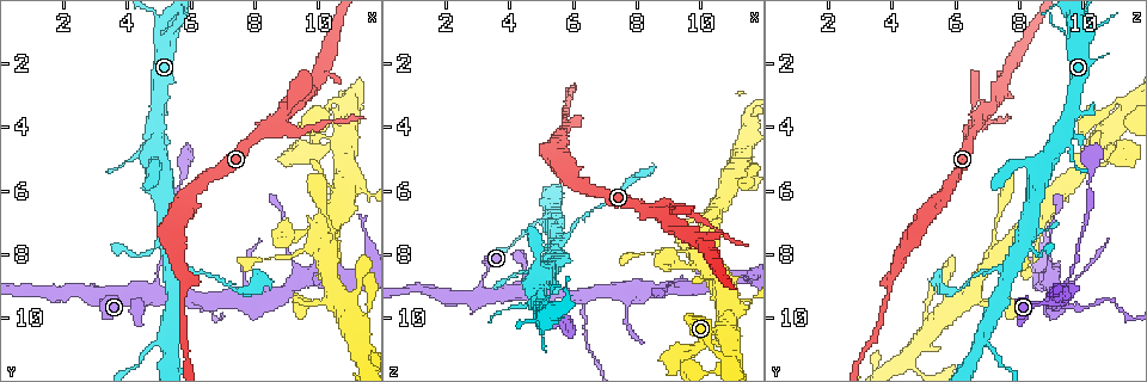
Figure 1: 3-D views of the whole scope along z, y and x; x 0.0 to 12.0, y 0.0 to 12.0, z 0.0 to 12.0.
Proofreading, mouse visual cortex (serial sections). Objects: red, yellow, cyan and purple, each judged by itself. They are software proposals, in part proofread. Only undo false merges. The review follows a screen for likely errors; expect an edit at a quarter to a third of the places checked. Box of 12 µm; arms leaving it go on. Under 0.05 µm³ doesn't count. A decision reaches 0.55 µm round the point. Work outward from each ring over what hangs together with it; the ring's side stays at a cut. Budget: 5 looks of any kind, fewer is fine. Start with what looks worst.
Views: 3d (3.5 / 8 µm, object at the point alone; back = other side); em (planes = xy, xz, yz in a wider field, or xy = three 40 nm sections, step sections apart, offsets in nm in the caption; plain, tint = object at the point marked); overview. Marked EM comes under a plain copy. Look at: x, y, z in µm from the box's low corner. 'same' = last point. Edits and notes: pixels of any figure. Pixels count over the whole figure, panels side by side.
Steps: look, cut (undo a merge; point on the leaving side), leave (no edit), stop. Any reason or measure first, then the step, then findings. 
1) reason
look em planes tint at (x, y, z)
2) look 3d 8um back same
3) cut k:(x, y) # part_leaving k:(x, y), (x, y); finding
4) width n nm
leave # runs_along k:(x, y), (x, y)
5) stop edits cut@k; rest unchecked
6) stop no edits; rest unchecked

thick turns thin
look 3d 3.5um at (6.1, 8.4, 7.1)

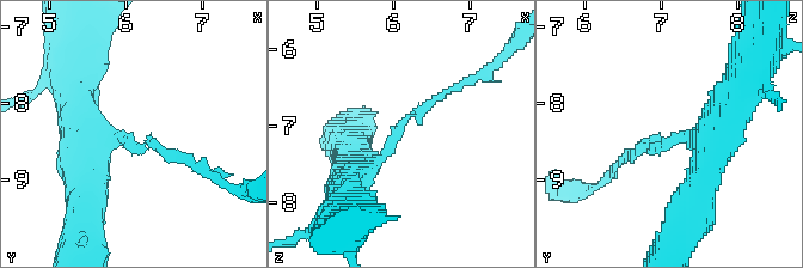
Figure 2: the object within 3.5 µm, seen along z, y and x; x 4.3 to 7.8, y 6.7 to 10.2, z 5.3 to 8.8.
arm_widths 100, 400 nm; need the tissue
look em planes tint at (6.05, 8.50, 7.15)

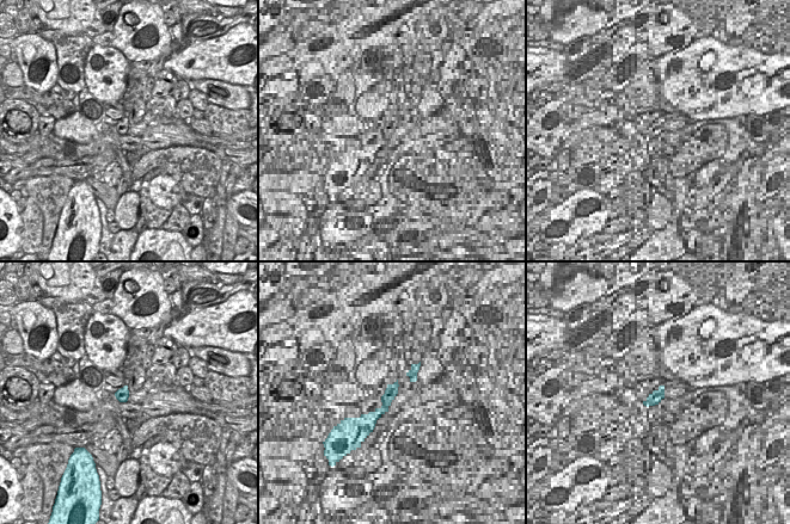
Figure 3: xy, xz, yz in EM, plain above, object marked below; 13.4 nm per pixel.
leave # runs_along 2:(348, 189), (403, 121), (451, 91); continuous, no second cell

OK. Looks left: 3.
sudden change in width
look 3d 3.5um at (4.9, 8.4, 9.6)

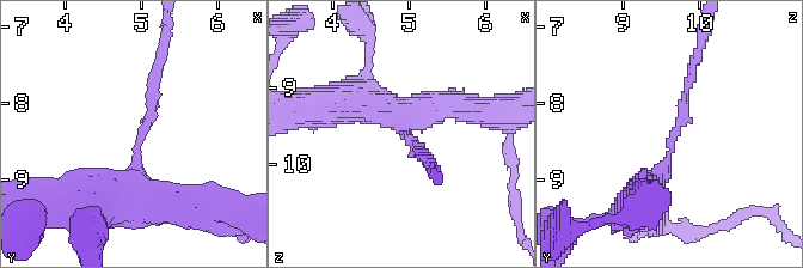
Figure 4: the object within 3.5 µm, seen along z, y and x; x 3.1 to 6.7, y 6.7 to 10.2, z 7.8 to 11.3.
look em xy step 2 tint at (5.00, 8.35, 9.70)

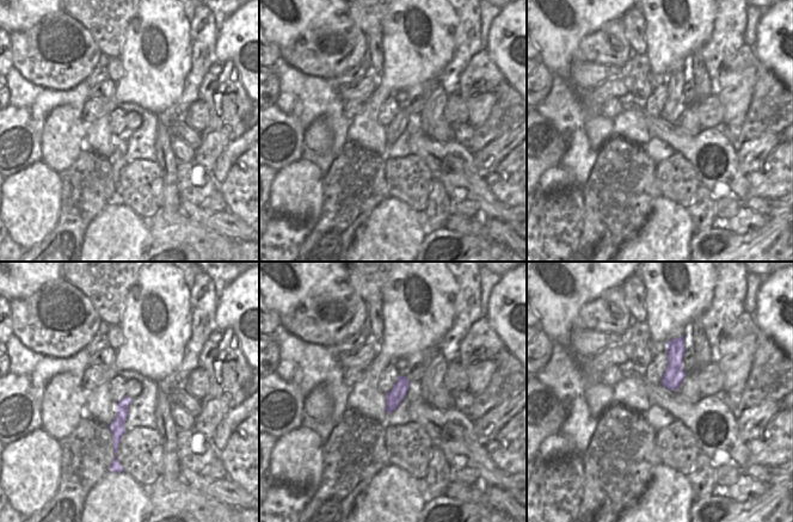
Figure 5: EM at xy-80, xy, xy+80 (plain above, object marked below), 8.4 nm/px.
width 140 nm
leave # runs_along 4:(643, 201), (682, 121), (694, 59); all the same cell

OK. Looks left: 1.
stop no edits; rest unchecked

